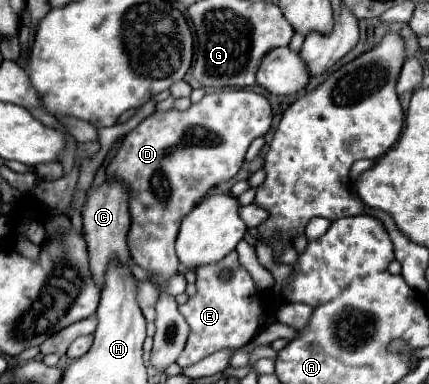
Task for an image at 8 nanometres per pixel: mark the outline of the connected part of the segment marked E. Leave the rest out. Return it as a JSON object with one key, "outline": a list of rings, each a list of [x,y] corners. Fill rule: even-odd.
{"outline":[[[237,252],[227,254],[221,262],[215,262],[213,266],[201,266],[195,272],[197,272],[197,294],[179,306],[179,312],[183,314],[183,318],[191,328],[187,346],[177,360],[181,368],[193,366],[217,350],[245,346],[259,332],[259,326],[261,326],[259,320],[269,308],[267,302],[259,300],[259,288],[253,282],[251,274],[239,264]],[[225,268],[231,268],[233,276],[231,280],[221,282],[217,274]]]}

